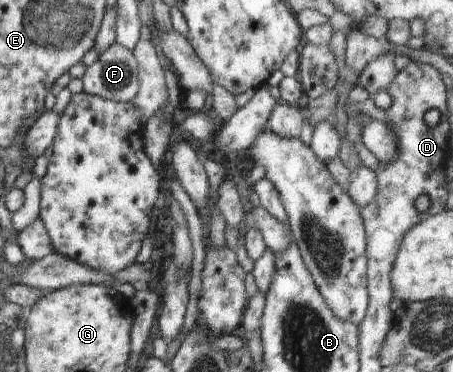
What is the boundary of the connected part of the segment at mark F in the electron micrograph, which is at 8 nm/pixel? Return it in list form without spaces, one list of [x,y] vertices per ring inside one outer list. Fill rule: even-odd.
[[[115,42],[100,54],[98,60],[87,67],[84,77],[84,92],[89,95],[98,95],[102,99],[111,101],[133,102],[139,89],[138,65],[132,51]]]

